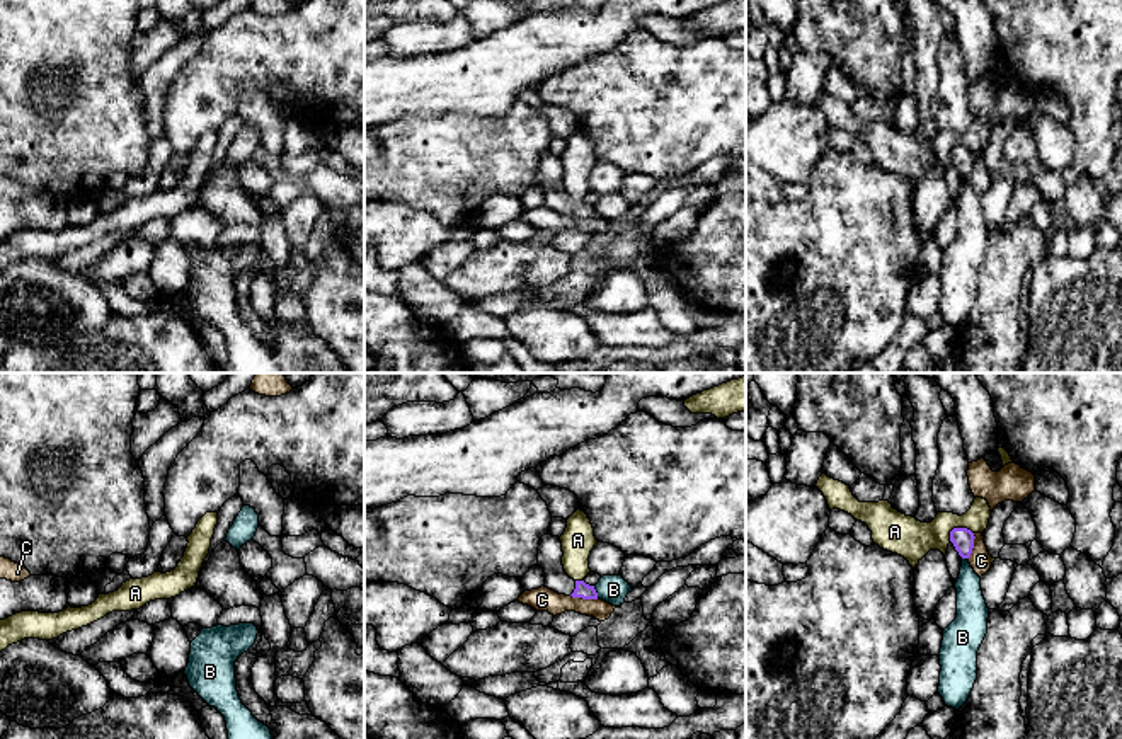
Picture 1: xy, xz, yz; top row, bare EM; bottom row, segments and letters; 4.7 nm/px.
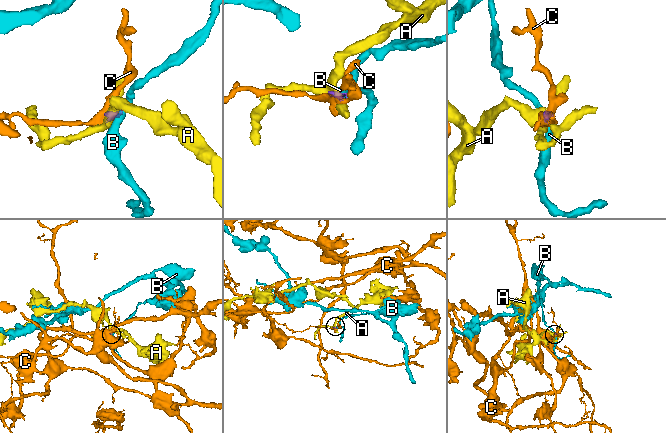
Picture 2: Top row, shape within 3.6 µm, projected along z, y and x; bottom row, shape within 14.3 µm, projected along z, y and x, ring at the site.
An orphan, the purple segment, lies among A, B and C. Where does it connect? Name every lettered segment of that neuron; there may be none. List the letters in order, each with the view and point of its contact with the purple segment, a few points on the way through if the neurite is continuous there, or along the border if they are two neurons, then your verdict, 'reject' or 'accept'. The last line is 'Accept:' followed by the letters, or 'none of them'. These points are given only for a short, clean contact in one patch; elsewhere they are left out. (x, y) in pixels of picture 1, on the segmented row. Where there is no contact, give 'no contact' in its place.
A: yz (957, 528) | along yz (973, 533), (966, 528), (954, 528), (949, 540) | reject
B: xz (595, 591) | along xz (593, 586), (598, 596) | reject
C: xz (584, 598) | along xz (571, 595), (598, 598) | reject
Accept: none of them

